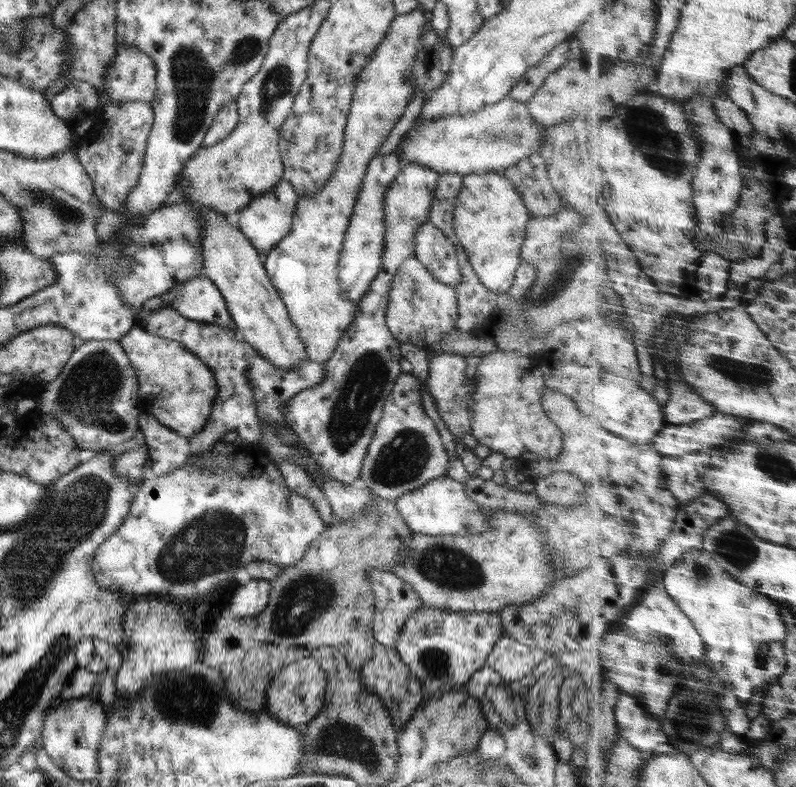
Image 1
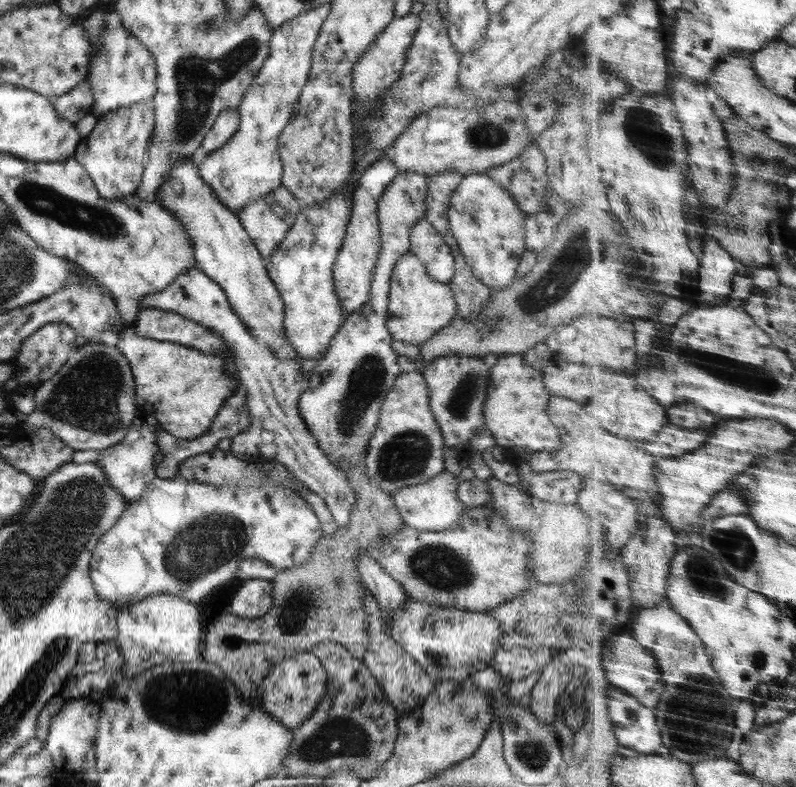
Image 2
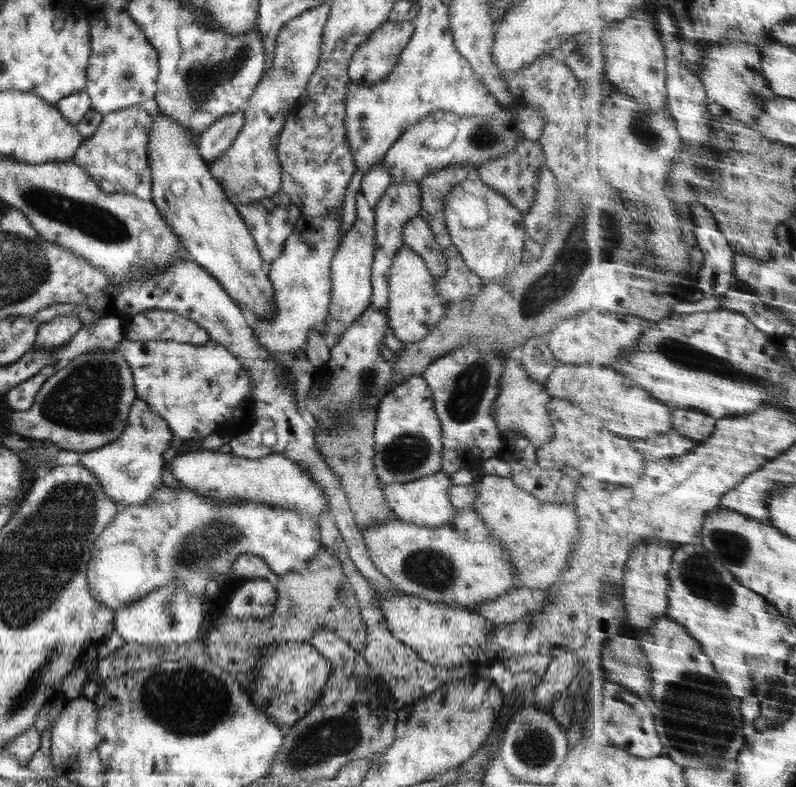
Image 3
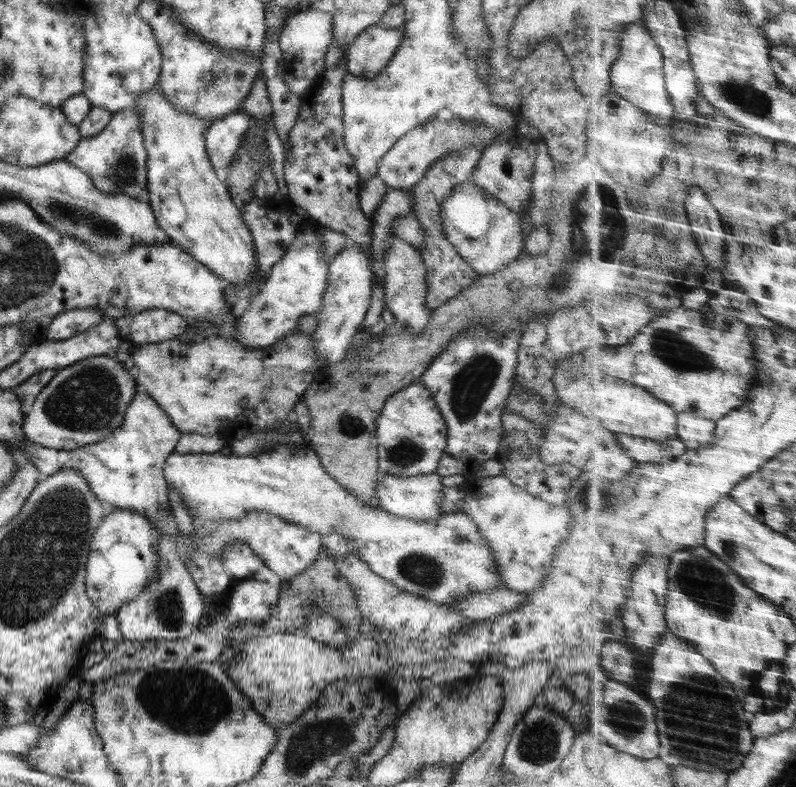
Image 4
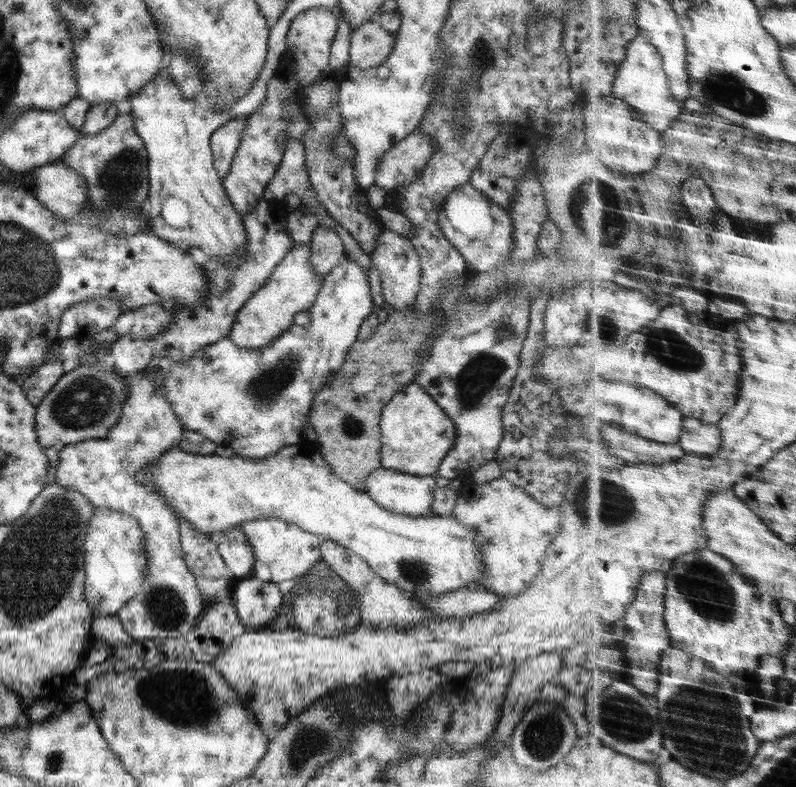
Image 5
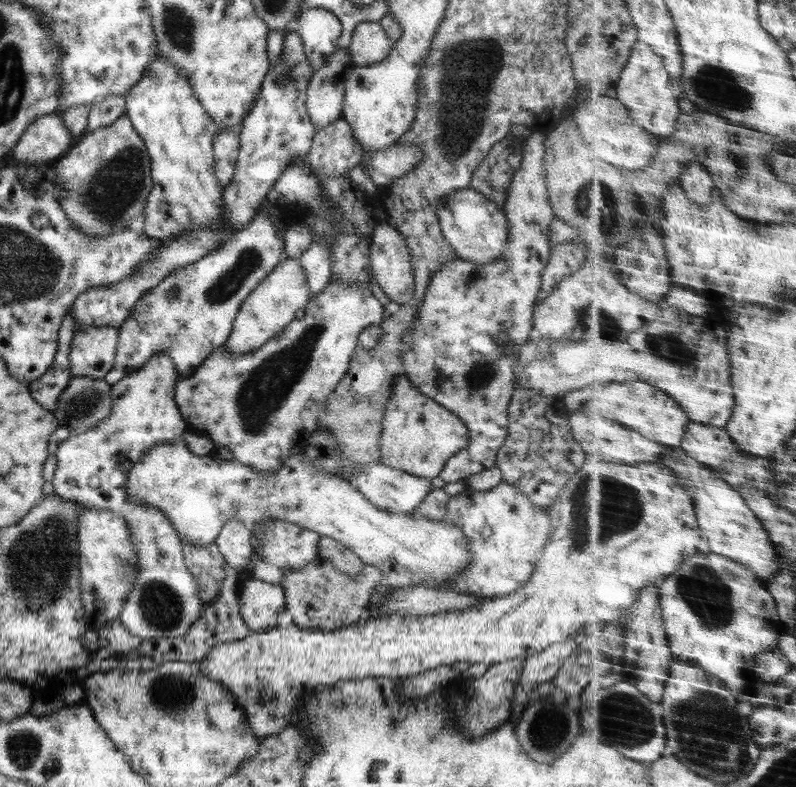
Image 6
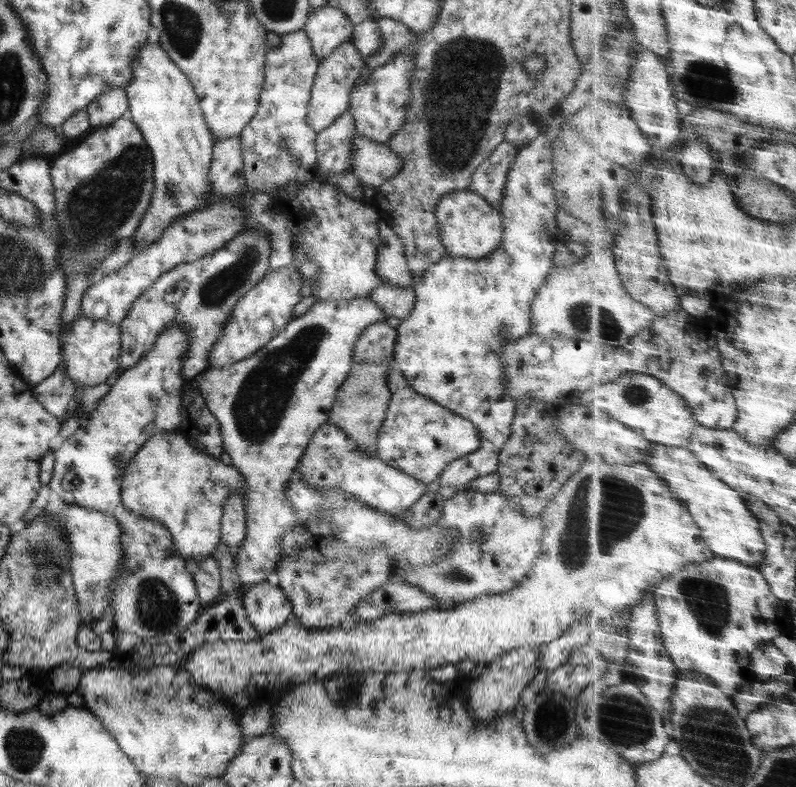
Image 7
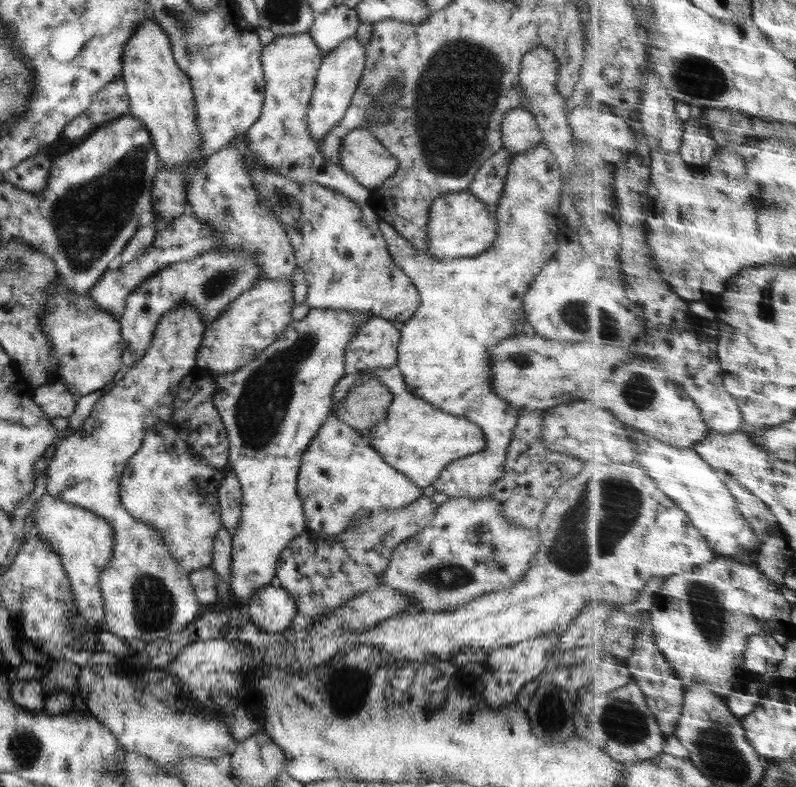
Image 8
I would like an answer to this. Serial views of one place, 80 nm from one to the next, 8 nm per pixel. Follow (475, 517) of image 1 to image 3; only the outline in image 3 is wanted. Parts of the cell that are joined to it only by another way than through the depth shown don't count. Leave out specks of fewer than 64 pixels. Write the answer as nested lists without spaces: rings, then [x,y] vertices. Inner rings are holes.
[[[437,471],[415,481],[381,485],[380,489],[383,499],[386,500],[386,505],[399,521],[433,528],[446,524],[454,515],[454,508],[447,499],[449,486],[451,486],[451,480],[448,473],[443,474],[441,471]]]

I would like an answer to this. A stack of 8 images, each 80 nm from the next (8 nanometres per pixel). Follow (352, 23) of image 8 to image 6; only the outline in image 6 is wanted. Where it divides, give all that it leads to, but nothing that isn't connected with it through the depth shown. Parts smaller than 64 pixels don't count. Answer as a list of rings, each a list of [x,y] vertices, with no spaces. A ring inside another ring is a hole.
[[[305,8],[299,14],[299,18],[295,20],[291,29],[299,35],[301,44],[303,45],[303,54],[311,65],[313,72],[323,66],[336,48],[336,42],[343,36],[343,26],[337,21],[337,17],[333,13],[323,8]]]

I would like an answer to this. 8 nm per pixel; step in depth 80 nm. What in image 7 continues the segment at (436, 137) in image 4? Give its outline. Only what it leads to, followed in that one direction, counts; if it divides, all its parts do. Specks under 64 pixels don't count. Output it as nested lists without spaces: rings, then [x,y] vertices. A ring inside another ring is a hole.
[[[355,134],[353,137],[352,153],[353,159],[351,159],[349,172],[356,176],[359,184],[366,184],[372,189],[393,178],[403,164],[403,159],[398,154],[395,154],[385,143],[367,140],[367,138],[363,138],[358,134]]]

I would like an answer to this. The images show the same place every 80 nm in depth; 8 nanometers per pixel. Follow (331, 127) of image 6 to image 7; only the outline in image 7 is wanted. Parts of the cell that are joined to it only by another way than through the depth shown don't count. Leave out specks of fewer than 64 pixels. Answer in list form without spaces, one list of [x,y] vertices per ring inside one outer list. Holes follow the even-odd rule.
[[[348,108],[340,114],[327,128],[320,130],[314,138],[317,170],[323,174],[341,174],[351,168],[353,159],[353,137],[356,134],[353,119]]]

